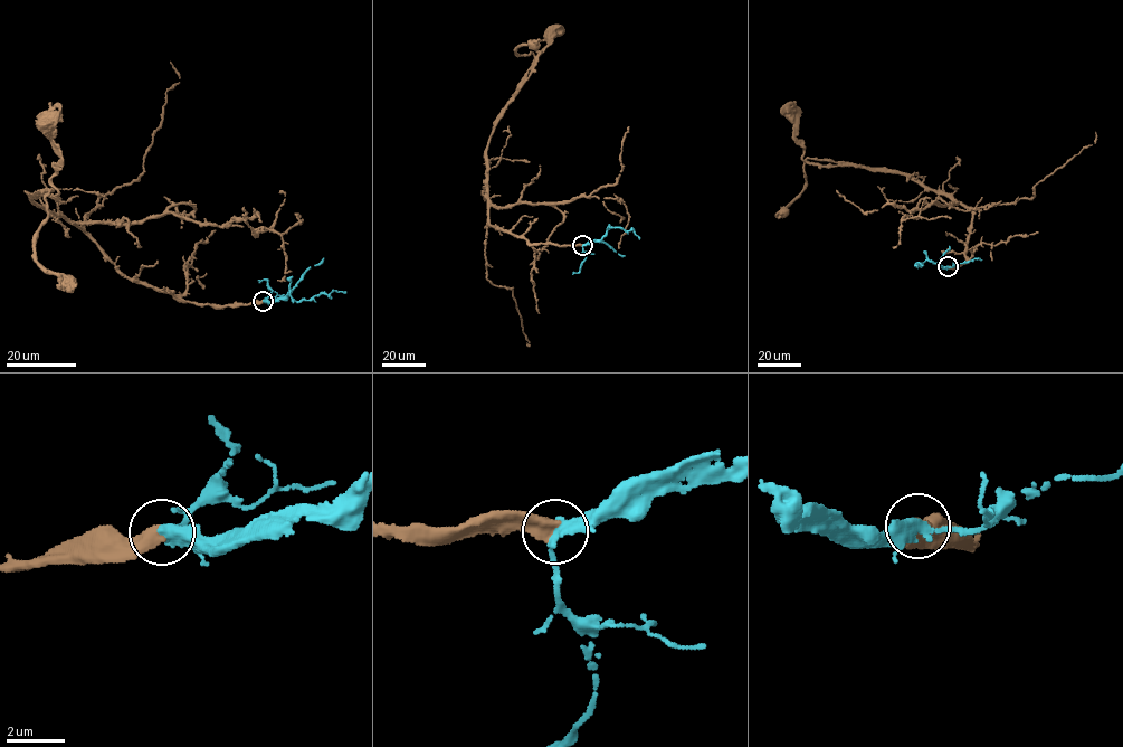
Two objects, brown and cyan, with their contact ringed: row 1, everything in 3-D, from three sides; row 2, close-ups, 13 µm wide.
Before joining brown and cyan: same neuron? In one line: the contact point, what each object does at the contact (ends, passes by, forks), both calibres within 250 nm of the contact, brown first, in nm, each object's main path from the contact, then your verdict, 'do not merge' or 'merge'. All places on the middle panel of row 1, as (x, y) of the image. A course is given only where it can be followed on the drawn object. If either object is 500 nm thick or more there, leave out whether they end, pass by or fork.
at (582, 245); 550 nm thick on the brown side, 400 nm on the other; brown runs (583, 245), (530, 243), (488, 223), (489, 139), (497, 116), (529, 77), (538, 51), (551, 43), (549, 32); cyan runs (583, 245), (599, 240), (608, 227), (626, 230), (633, 228), (639, 239); merge

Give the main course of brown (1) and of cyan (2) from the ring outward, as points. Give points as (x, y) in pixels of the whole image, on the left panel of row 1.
1: (264, 300), (193, 303), (125, 277), (75, 224), (29, 197), (59, 191), (50, 177), (59, 152), (43, 124)
2: (264, 300), (284, 299), (289, 291), (291, 298), (300, 302), (334, 290), (345, 292)

